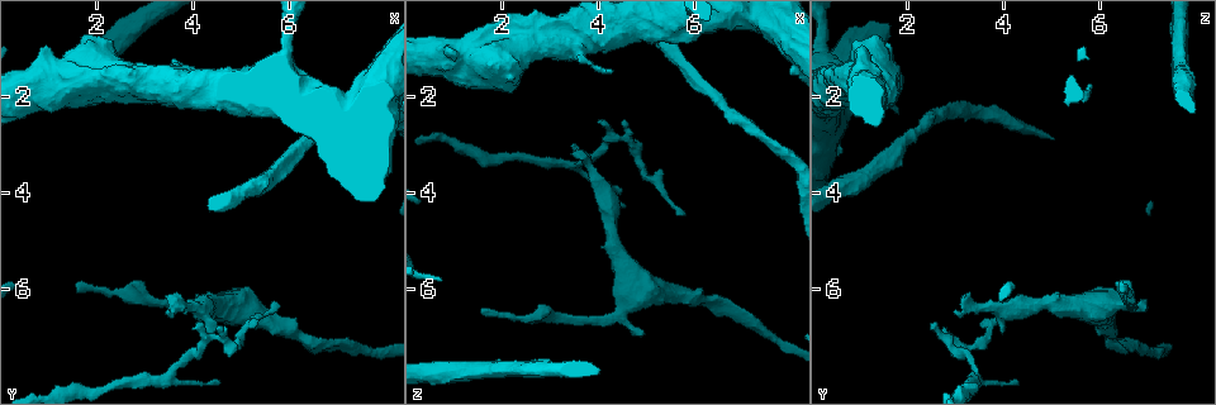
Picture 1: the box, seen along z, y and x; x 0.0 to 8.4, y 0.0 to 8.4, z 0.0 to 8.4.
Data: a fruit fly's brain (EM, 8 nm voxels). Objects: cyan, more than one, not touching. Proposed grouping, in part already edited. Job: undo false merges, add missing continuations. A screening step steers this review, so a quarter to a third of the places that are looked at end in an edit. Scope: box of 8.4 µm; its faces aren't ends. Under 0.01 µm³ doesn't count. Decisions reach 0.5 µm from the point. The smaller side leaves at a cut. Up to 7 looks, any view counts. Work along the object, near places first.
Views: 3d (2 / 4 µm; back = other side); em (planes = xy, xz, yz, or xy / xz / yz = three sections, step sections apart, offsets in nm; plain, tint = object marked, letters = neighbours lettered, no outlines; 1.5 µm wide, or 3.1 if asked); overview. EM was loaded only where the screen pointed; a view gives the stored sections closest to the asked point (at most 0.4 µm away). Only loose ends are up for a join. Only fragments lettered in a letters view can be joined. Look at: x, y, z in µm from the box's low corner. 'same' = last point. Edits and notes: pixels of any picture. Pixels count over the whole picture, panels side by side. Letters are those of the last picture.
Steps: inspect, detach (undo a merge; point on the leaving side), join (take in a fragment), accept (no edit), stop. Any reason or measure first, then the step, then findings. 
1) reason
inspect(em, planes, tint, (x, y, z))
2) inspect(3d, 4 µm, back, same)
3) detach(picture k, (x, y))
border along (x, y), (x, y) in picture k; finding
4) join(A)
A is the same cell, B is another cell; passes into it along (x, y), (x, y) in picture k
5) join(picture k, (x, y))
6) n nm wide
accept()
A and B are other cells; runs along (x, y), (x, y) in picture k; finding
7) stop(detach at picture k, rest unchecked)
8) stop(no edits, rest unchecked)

free end
inspect(em, planes, tint, (1.60, 5.90, 6.45))

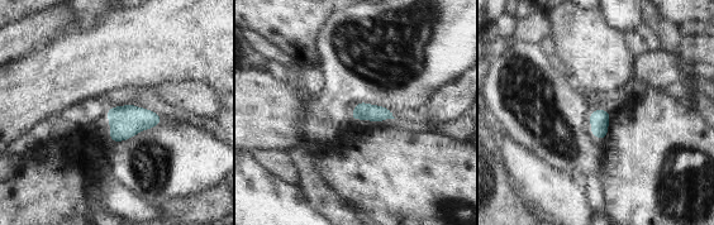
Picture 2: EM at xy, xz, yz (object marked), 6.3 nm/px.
inspect(em, planes, letters, same)

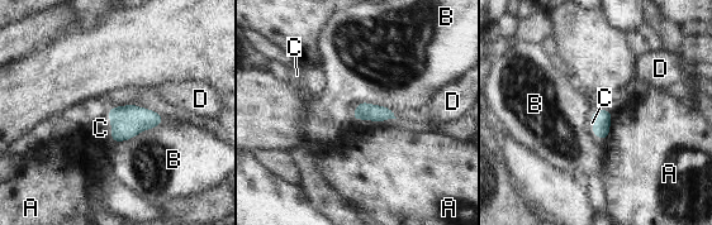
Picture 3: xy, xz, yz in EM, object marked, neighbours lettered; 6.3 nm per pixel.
join(C)
C is the same cell, A, B and D are other cells; passes into it along (127, 121), (112, 128), (100, 128) in picture 3; the cell continues

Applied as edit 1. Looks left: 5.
see it whole again
inspect(overview)

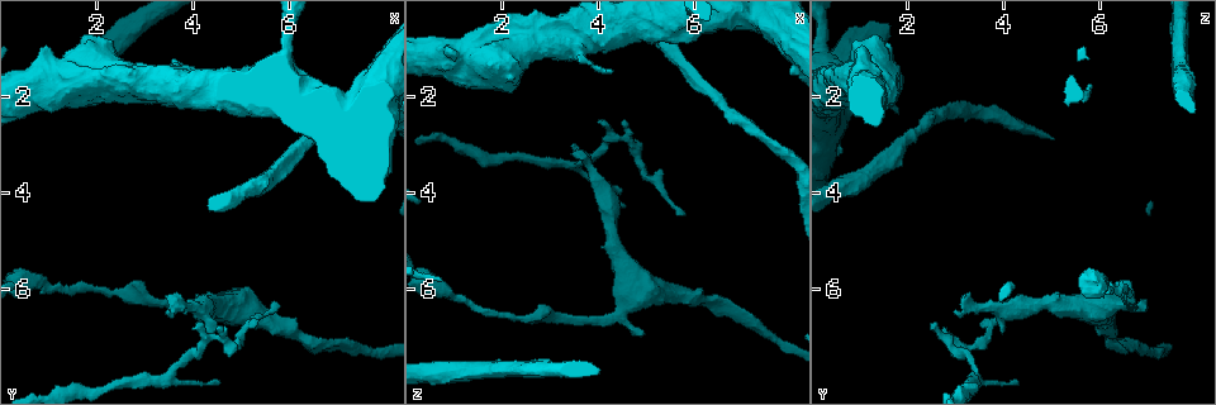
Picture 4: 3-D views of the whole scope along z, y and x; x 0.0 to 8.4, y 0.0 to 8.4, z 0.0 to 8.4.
sharp bend
inspect(em, planes, letters, (4.60, 6.30, 6.25))

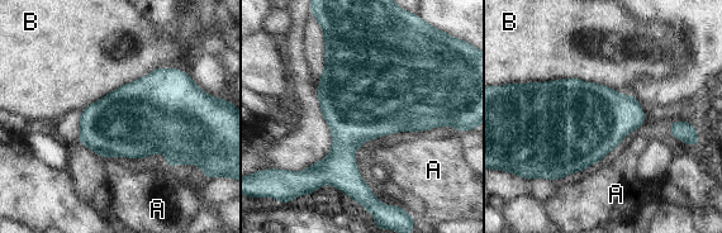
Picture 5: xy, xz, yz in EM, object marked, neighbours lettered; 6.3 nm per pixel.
480 nm wide
accept()
A and B are other cells; border along (592, 81), (556, 79), (525, 84) in picture 5; all the same cell

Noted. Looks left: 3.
stop(join at picture 3, rest unchecked)

